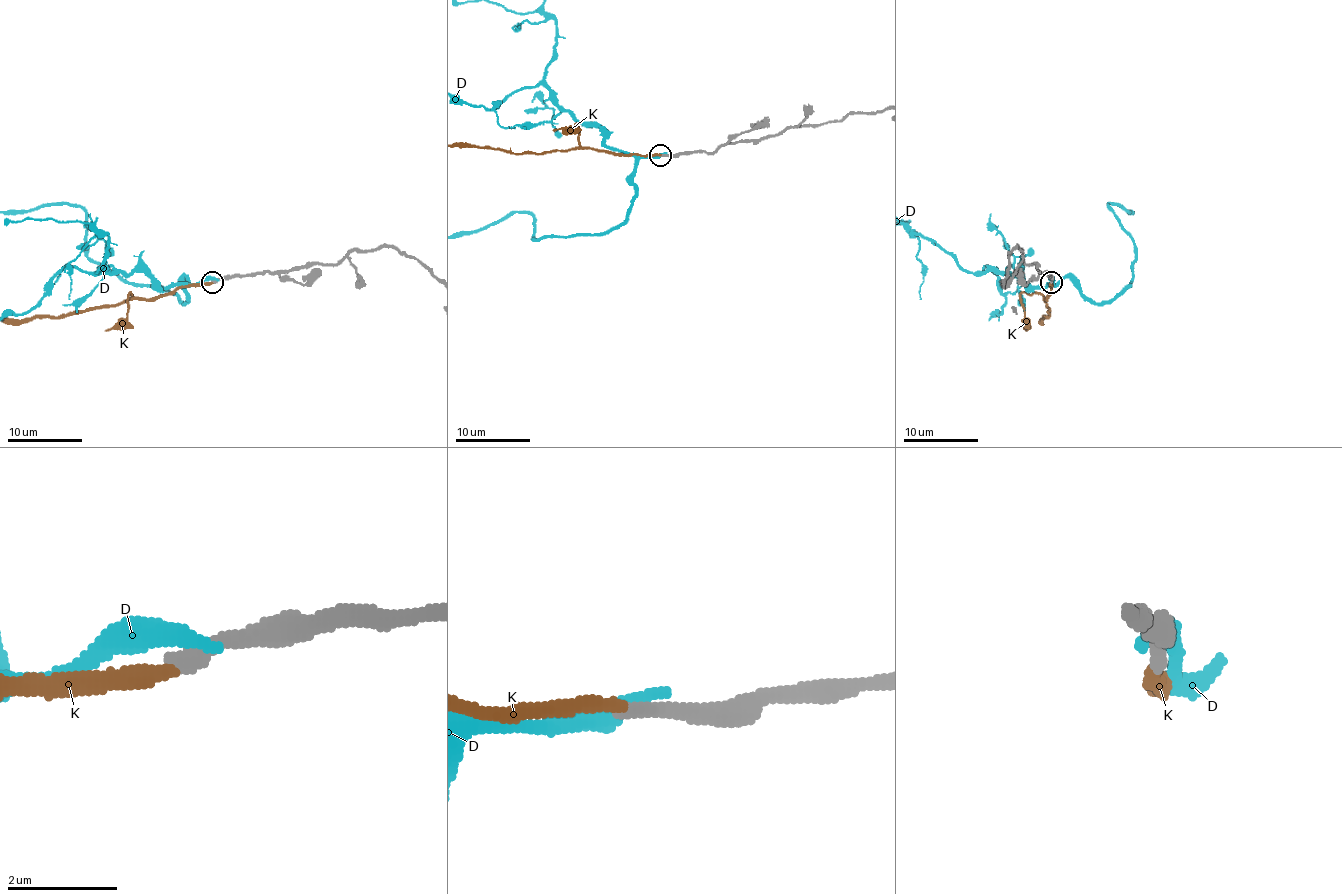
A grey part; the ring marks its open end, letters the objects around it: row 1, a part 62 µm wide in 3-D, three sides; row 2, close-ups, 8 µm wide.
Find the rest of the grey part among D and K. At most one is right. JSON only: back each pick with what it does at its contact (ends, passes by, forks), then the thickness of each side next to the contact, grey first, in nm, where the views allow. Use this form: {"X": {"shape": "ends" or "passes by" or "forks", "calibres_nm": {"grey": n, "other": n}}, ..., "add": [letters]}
{"K": {"shape": "ends", "calibres_nm": {"grey": 300, "other": 280}}, "add": ["K"]}

